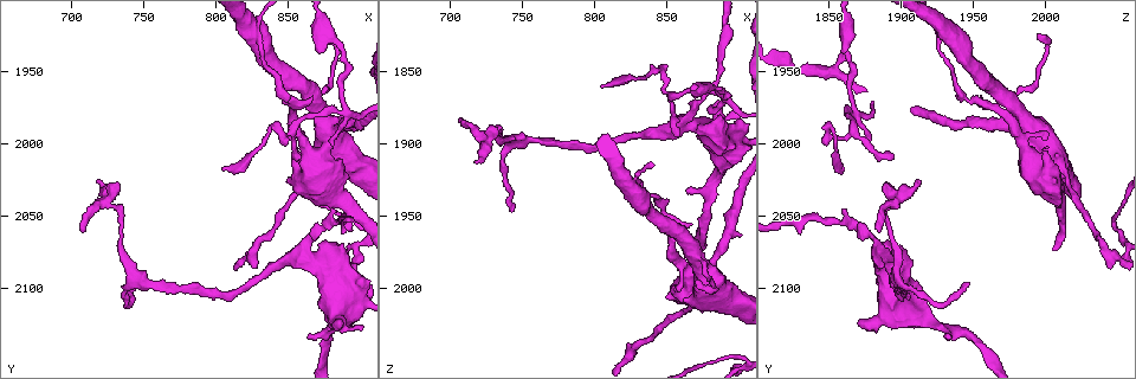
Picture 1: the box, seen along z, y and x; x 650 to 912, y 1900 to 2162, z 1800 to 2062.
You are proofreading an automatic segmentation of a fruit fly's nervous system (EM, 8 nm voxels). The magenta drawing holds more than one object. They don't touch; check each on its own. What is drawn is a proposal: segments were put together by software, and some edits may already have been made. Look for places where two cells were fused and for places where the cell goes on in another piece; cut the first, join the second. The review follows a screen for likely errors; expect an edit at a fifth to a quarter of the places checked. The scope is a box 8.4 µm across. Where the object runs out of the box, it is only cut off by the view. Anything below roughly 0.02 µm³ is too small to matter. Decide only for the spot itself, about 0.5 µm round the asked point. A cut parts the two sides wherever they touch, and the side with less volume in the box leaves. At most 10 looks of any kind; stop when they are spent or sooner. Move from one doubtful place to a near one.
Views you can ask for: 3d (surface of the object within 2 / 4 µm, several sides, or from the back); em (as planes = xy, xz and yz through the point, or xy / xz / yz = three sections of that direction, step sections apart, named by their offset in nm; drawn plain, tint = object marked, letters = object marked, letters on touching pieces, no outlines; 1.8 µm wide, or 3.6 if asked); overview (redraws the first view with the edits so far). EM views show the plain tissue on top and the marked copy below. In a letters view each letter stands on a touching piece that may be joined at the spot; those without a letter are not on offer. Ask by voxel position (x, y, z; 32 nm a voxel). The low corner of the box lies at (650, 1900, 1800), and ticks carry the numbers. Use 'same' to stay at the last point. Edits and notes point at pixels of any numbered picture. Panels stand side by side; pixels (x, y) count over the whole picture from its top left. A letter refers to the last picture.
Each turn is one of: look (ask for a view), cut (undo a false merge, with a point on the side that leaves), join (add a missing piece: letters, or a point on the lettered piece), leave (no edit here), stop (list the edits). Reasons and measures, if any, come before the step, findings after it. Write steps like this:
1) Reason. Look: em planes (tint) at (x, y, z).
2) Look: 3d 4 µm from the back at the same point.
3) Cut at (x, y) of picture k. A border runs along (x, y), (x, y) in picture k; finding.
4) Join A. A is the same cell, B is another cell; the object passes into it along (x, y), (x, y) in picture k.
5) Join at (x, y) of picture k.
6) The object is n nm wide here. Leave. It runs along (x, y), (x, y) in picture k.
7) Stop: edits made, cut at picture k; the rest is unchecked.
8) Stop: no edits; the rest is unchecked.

Look: em yz step 4 (tint) at (888, 1970, 1866).

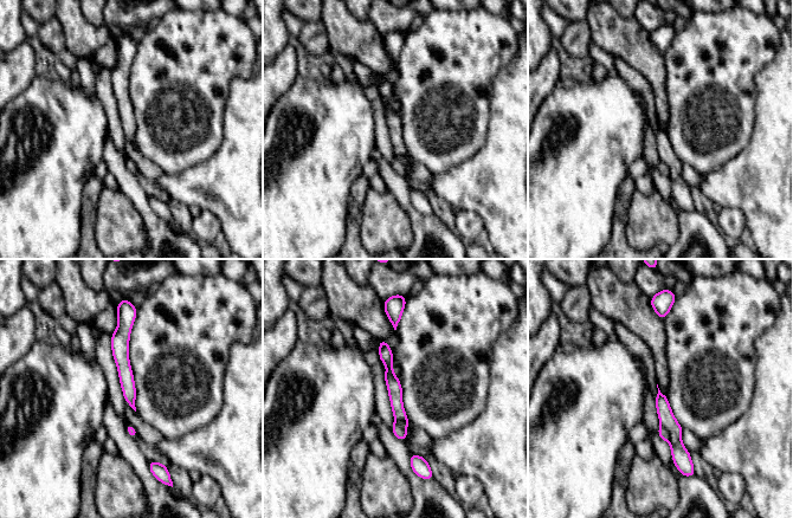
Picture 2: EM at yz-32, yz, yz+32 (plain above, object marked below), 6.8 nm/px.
Another direction. Look: em planes (letters) at the same point.

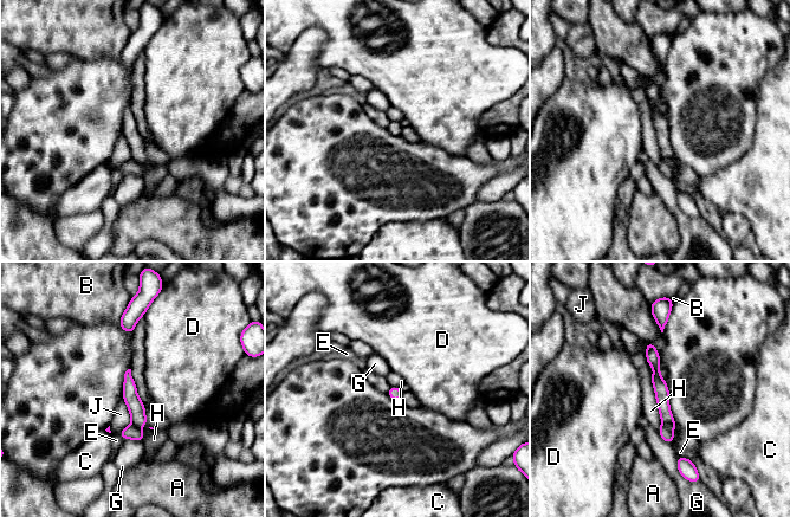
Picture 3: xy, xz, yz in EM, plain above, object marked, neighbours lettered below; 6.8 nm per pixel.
Leave. A, B, C, D, E, G, H and J are other cells; continuous, no second cell.

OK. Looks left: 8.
Branch stops here. Look: em yz step 16 (tint) at (716, 2024, 1912).

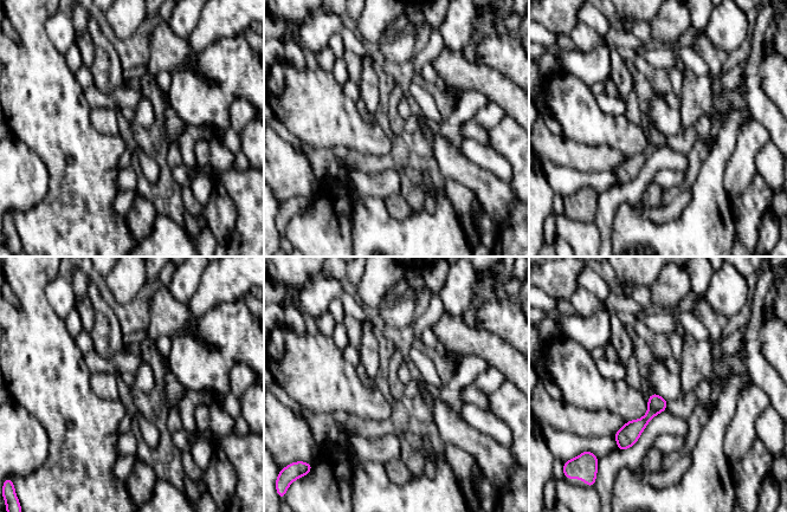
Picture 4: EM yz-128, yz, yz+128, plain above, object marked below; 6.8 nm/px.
Another direction. Look: em planes (letters) at the same point.

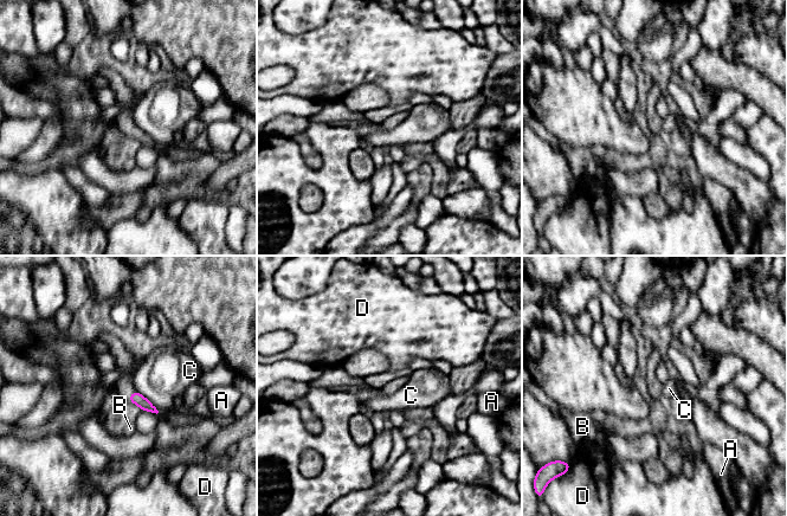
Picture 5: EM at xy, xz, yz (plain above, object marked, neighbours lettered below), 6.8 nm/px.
The object is 80 nm wide here. Leave. A, B, C and D are other cells; no lettered piece goes on from it.

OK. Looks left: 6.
Look: 3d 4 µm from the back at (864, 2132, 1932).

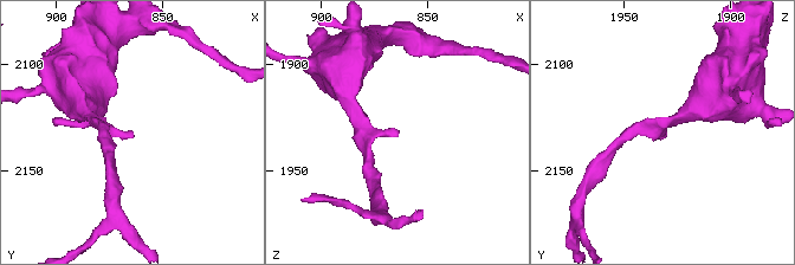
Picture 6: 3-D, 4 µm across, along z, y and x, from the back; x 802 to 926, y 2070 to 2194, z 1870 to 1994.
Need the tissue. Look: em xz step 8 (tint) at (864, 2132, 1931).

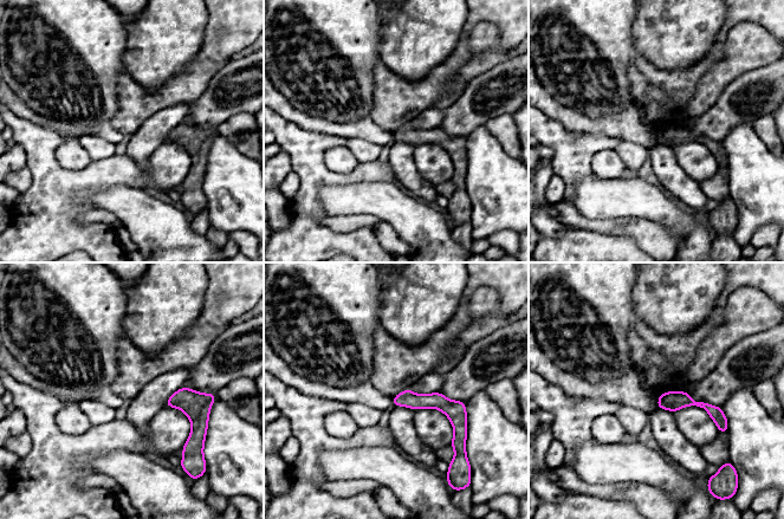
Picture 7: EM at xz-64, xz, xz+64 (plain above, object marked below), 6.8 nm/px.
Look: em planes (letters) at the same point.

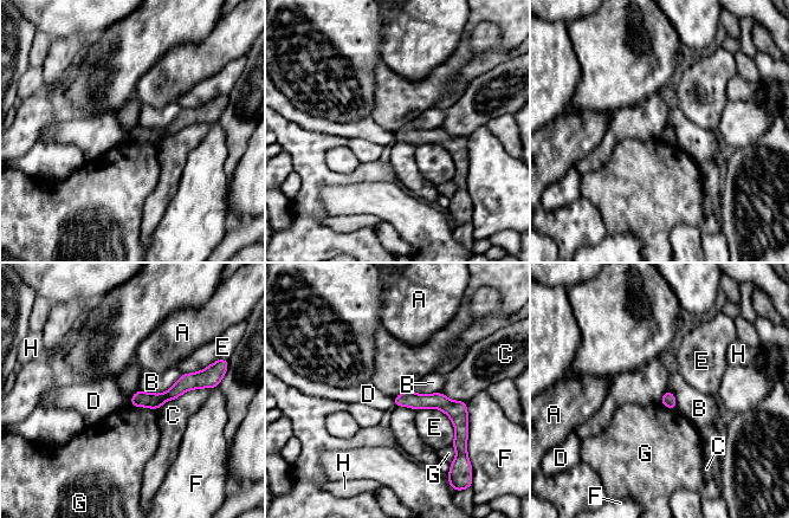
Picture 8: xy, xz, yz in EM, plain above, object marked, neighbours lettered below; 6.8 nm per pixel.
The object is 90 nm wide here. Leave. A, B, C, D, E, F, G and H are other cells; a border runs along (393, 397), (394, 405) in picture 8; none of them fits.

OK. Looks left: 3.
Calibre changes. Look: em 3.6 µm xy step 4 (tint) at (884, 2122, 1884).

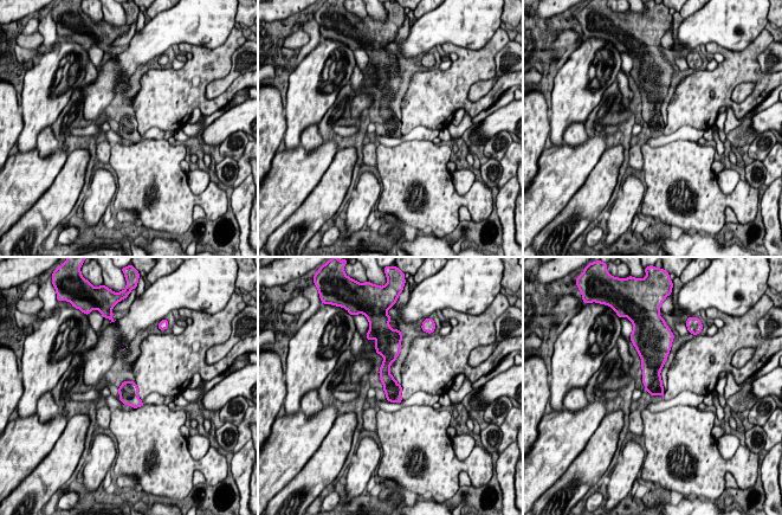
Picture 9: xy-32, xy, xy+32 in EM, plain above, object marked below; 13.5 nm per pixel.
Look: em 3.6 µm planes (letters) at the same point.

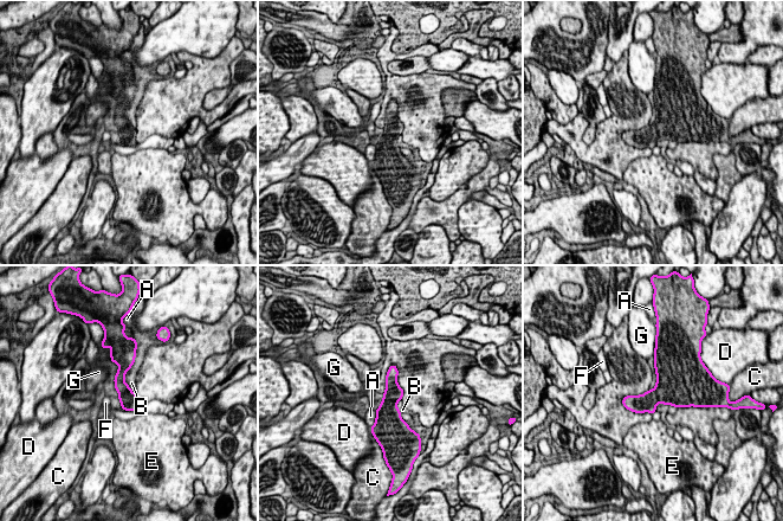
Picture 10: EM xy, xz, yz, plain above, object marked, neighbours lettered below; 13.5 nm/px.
The object is 240 nm wide here. Leave. A, B, C, D, E, F and G are other cells; it runs along (124, 364), (121, 386), (133, 407) in picture 10; continuous, no second cell.

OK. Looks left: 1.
Stop: no edits; the rest is unchecked.

